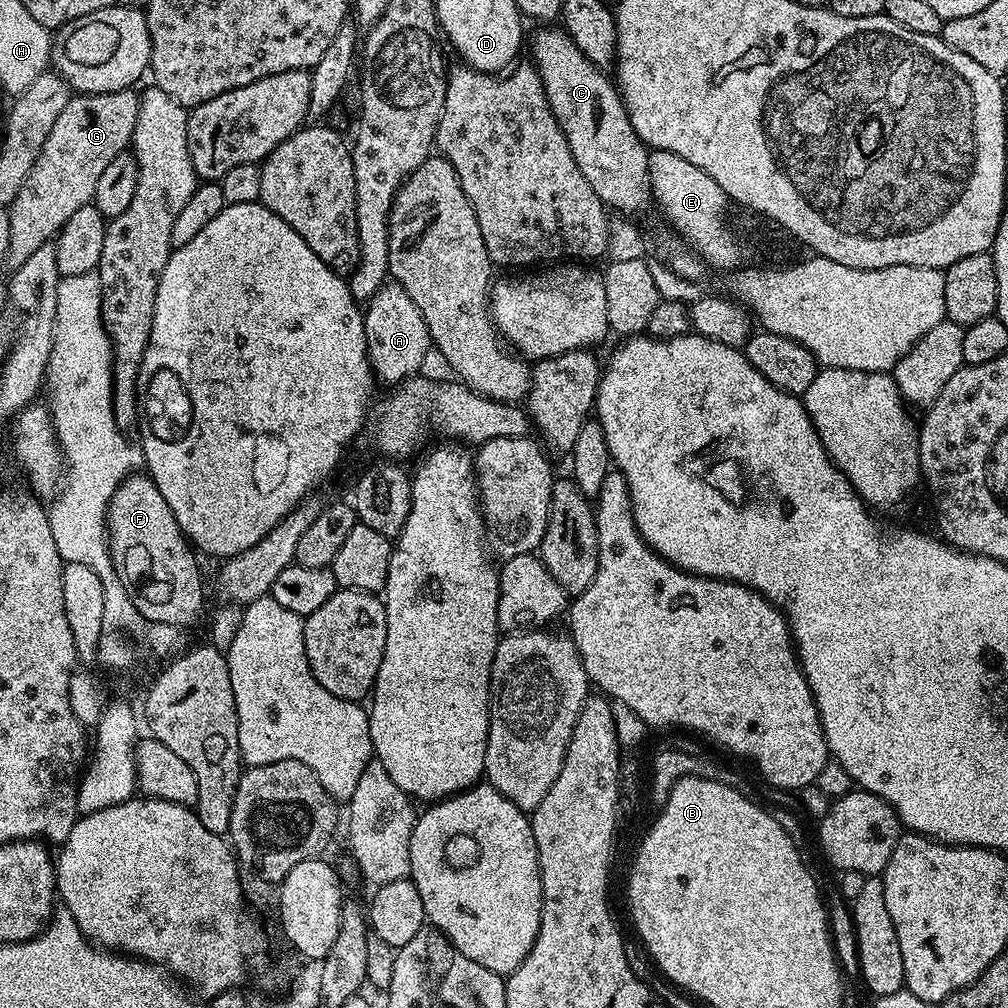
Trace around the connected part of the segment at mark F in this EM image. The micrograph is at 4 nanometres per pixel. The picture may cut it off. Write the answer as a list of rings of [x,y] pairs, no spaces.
[[[133,474],[114,490],[108,503],[108,549],[122,586],[126,586],[134,606],[145,618],[156,624],[177,626],[192,624],[199,618],[204,608],[204,580],[200,577],[197,553],[178,526],[170,506],[166,506],[166,498],[158,494],[158,486],[154,486],[151,476]]]

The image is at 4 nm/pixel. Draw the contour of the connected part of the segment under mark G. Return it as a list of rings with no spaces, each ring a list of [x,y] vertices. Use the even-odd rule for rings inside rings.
[[[123,88],[117,92],[106,94],[83,94],[73,95],[62,109],[62,114],[50,126],[50,136],[42,146],[30,174],[22,182],[18,194],[7,205],[6,211],[10,218],[10,246],[8,247],[9,269],[15,270],[38,250],[38,246],[55,241],[56,233],[60,227],[73,216],[82,206],[92,203],[94,190],[98,186],[98,178],[118,158],[120,152],[125,151],[131,145],[134,132],[134,122],[138,122],[138,106],[140,105],[139,95],[132,88]]]

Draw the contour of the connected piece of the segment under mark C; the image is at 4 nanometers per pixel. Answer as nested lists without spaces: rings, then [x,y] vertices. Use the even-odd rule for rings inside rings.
[[[540,26],[536,33],[531,33],[532,56],[536,73],[542,78],[542,86],[546,94],[546,102],[550,102],[550,110],[562,130],[566,134],[566,142],[570,146],[570,154],[574,154],[574,162],[578,162],[578,170],[582,170],[586,182],[594,186],[594,194],[609,209],[617,208],[620,212],[640,212],[652,200],[652,187],[648,173],[649,147],[643,144],[630,122],[628,112],[617,85],[610,81],[605,69],[594,66],[578,46],[568,37],[560,26]]]

